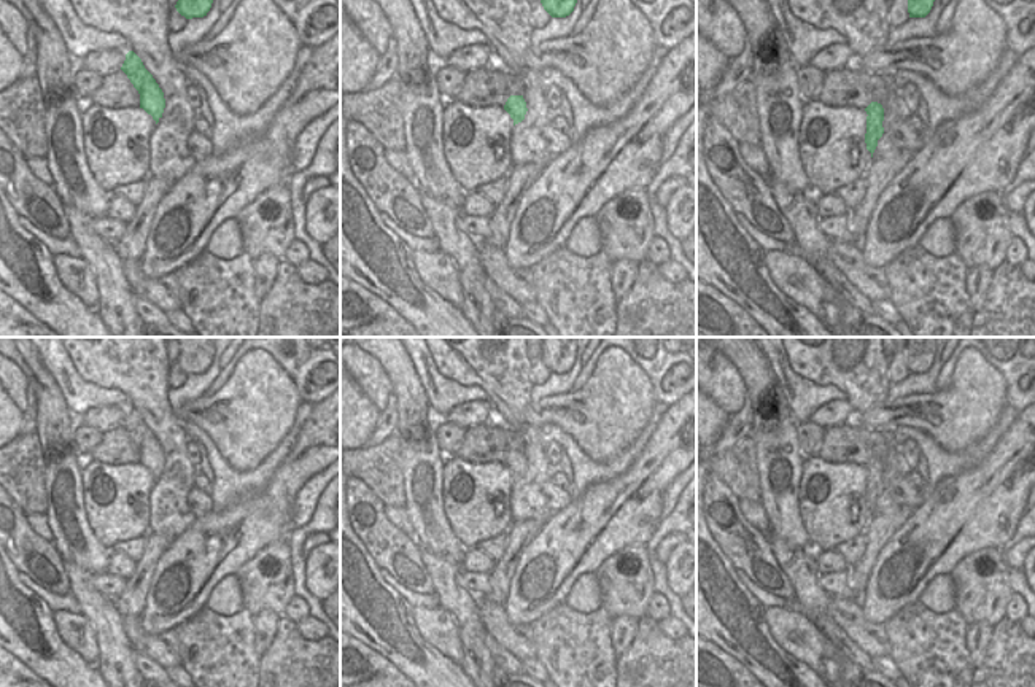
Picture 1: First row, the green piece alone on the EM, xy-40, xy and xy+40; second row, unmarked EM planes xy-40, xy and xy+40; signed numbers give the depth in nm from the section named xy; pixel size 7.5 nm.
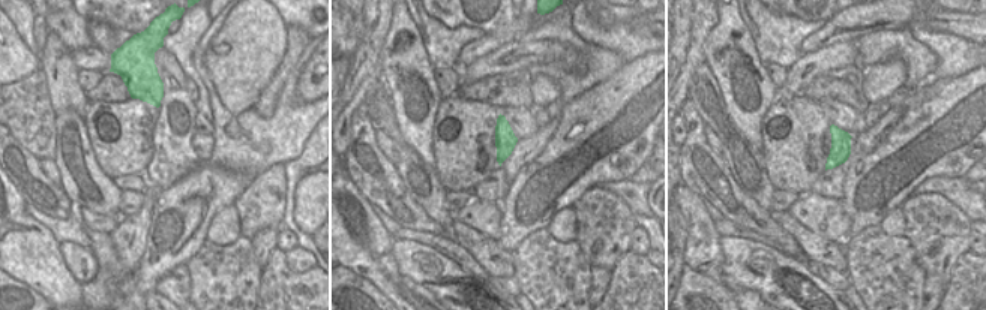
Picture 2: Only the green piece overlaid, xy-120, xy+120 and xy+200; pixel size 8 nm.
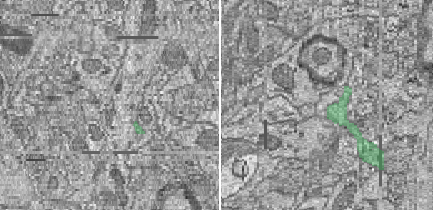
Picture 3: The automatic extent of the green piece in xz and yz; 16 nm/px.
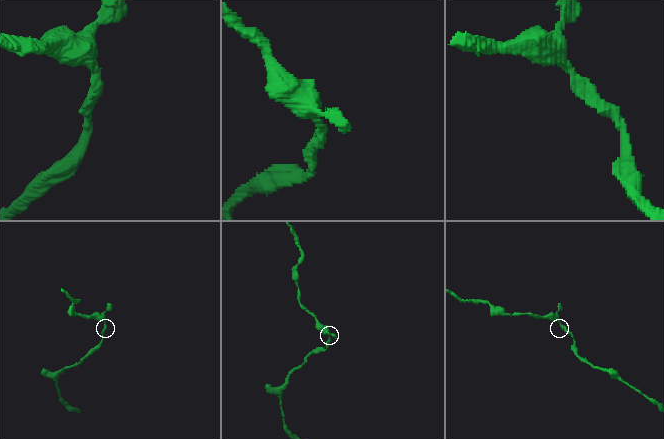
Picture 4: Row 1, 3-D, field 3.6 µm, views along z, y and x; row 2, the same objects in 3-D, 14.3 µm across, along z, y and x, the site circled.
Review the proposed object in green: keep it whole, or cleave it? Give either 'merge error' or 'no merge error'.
no merge error

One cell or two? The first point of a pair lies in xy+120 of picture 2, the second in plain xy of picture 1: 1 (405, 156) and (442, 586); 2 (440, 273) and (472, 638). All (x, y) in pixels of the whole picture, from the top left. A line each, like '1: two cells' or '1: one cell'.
1: one cell
2: two cells

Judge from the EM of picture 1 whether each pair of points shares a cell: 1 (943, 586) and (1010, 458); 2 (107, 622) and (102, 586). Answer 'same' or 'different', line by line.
1: different
2: different

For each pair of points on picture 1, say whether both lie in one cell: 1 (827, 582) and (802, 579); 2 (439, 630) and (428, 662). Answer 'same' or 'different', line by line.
1: different
2: different

